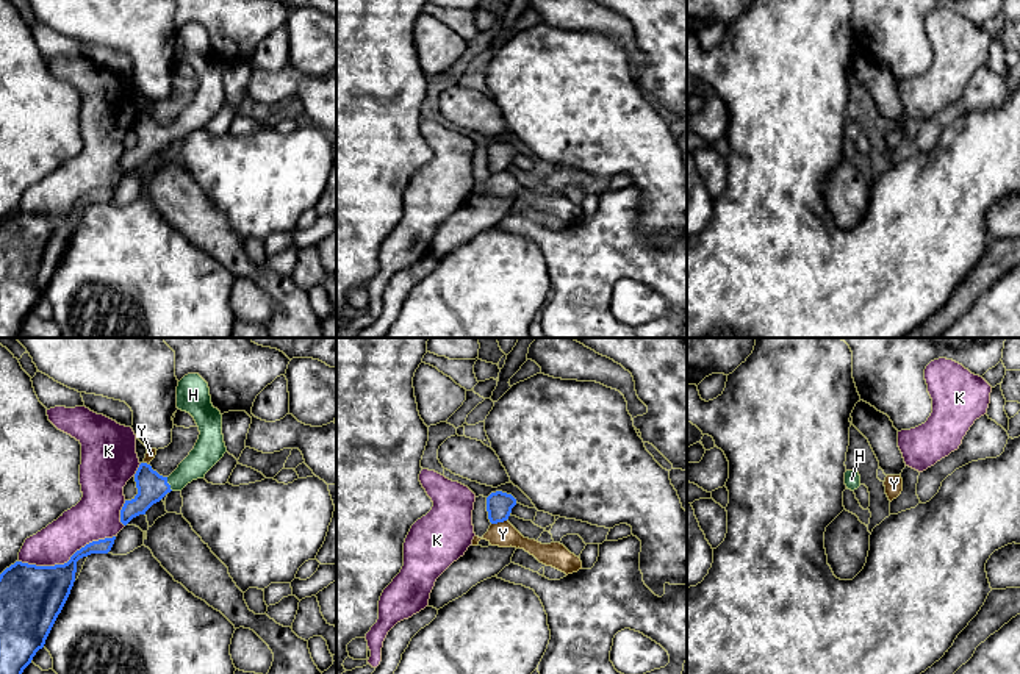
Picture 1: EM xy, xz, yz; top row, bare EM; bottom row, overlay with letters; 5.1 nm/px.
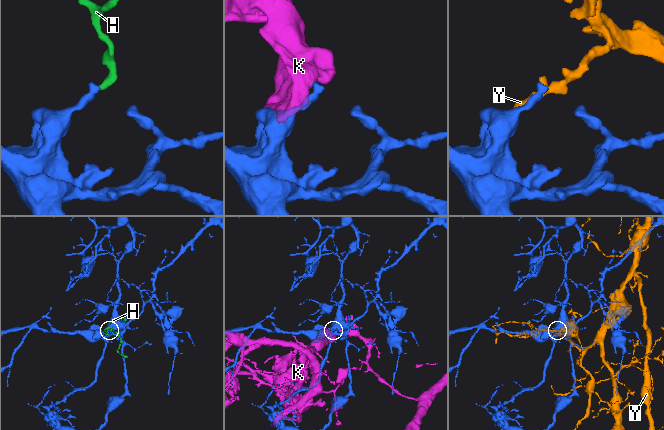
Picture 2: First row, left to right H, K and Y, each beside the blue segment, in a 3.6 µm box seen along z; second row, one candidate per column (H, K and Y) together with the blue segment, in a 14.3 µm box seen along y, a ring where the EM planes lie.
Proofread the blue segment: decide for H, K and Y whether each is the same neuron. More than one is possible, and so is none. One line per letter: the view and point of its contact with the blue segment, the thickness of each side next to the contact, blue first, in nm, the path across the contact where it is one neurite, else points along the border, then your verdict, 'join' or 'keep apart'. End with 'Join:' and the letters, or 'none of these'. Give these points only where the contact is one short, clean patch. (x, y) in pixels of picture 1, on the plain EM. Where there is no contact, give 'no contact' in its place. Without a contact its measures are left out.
H: meets blue in xy at (168, 133); 150 nm thick on the blue side, 140 nm on the other; runs through xy (152, 136), (168, 133), (175, 132), (205, 103); join
K: meets blue in xy at (68, 211); 320 nm thick on the blue side, 220 nm on the other; keep apart
Y: meets blue in xz at (498, 171); 130 nm thick on the blue side, 130 nm on the other; keep apart
Join: H

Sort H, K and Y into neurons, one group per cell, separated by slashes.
H / K / Y

